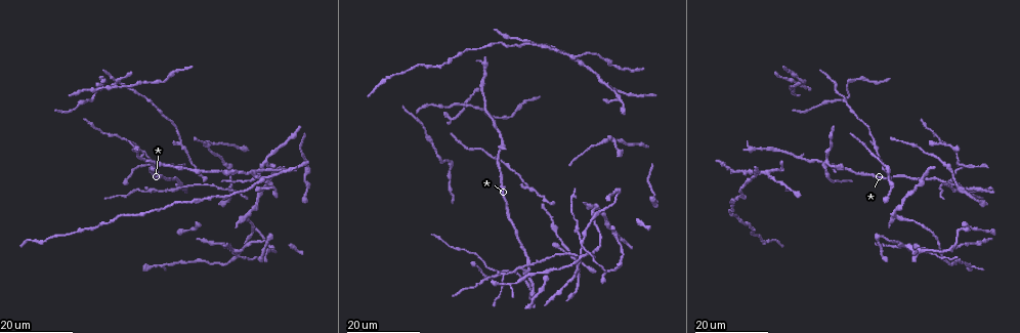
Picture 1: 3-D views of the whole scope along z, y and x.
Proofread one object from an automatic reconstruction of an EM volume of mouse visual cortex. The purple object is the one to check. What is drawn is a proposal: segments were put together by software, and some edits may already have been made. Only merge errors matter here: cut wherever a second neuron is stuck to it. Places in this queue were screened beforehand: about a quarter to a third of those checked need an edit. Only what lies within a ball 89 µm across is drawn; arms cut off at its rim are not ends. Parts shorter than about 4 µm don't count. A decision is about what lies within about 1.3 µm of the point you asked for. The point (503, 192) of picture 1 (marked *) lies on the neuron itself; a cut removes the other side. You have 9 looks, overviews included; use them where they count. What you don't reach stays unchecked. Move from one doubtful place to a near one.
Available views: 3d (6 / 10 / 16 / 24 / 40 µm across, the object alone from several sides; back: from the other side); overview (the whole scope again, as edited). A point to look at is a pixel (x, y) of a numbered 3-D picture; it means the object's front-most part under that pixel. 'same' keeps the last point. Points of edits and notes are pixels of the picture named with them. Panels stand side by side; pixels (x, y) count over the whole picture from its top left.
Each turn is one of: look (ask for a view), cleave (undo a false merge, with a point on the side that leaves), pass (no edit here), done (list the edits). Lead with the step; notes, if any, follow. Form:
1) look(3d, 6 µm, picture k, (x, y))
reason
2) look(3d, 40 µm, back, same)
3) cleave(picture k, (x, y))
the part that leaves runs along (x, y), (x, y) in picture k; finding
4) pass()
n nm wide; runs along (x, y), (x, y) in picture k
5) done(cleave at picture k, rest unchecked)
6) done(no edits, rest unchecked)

look(3d, 24 µm, picture 1, (874, 139))
thick turns thin

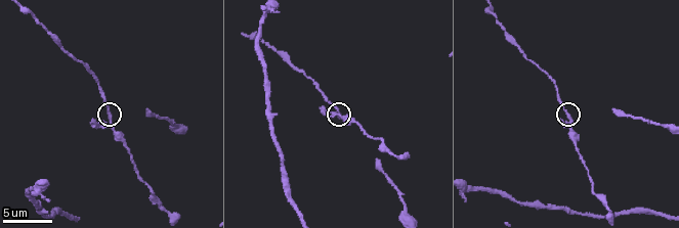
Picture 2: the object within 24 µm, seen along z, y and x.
look(3d, 10 µm, picture 2, (569, 118))
closer look

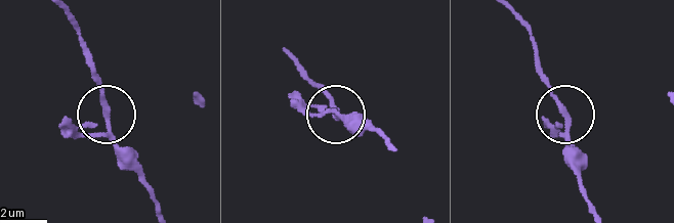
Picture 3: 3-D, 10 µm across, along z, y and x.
pass()
190 nm wide; all the same neuron

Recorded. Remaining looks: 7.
look(3d, 24 µm, picture 1, (466, 107))

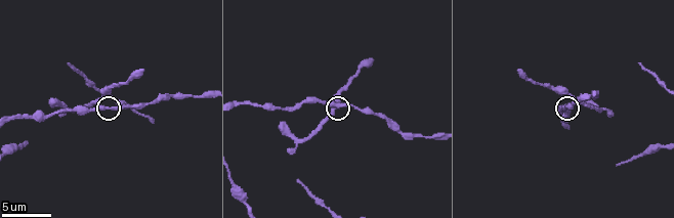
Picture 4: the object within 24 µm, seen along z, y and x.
look(3d, 6 µm, picture 4, (333, 106))

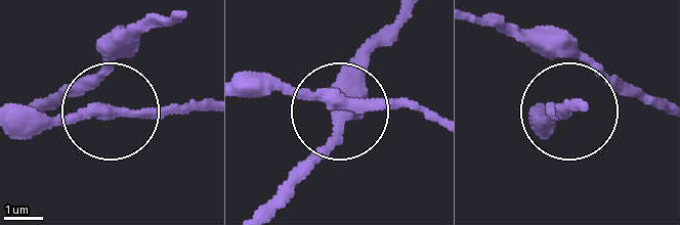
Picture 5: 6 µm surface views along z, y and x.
pass()
side arm 15 µm; all the same neuron

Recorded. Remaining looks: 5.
look(3d, 24 µm, picture 1, (581, 242))
looks like a crossing

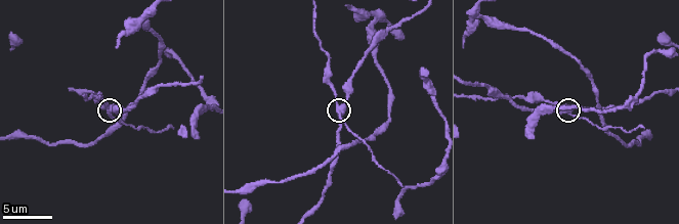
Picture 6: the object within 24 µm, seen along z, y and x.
look(3d, 10 µm, picture 6, (110, 107))

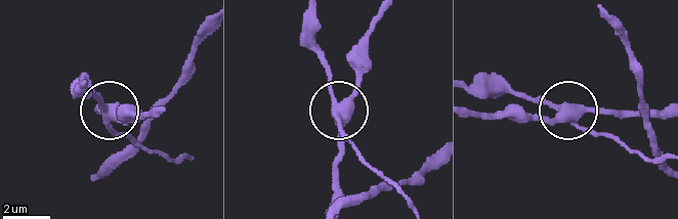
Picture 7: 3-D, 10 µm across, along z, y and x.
cleave(picture 7, (118, 134))
side arm 28 µm; the part that leaves runs along (334, 103), (316, 41), (316, 17) in picture 7; two neurons meet here

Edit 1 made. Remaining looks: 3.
look(3d, 24 µm, picture 1, (231, 184))

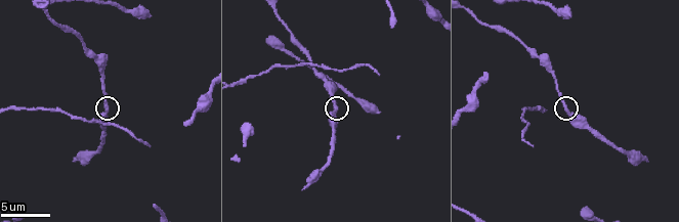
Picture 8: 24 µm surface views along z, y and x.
look(3d, 10 µm, picture 8, (335, 106))

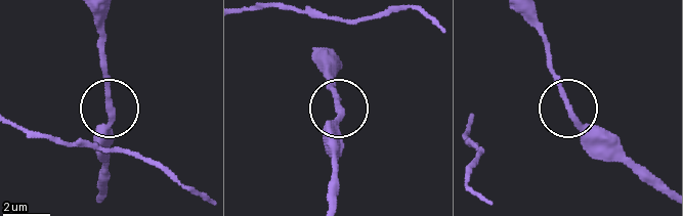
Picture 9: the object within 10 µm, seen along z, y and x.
look(3d, 10 µm, back, picture 9, (570, 110))
from behind

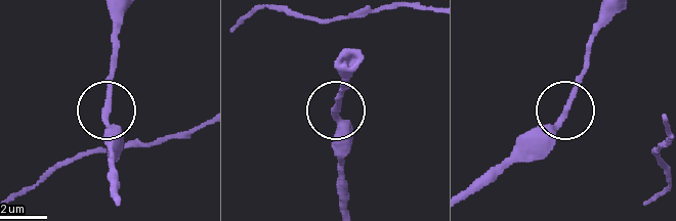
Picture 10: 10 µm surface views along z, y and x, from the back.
pass()
side arm 66 µm; all the same neuron

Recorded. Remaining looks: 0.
done(cleave at picture 7, rest unchecked)

